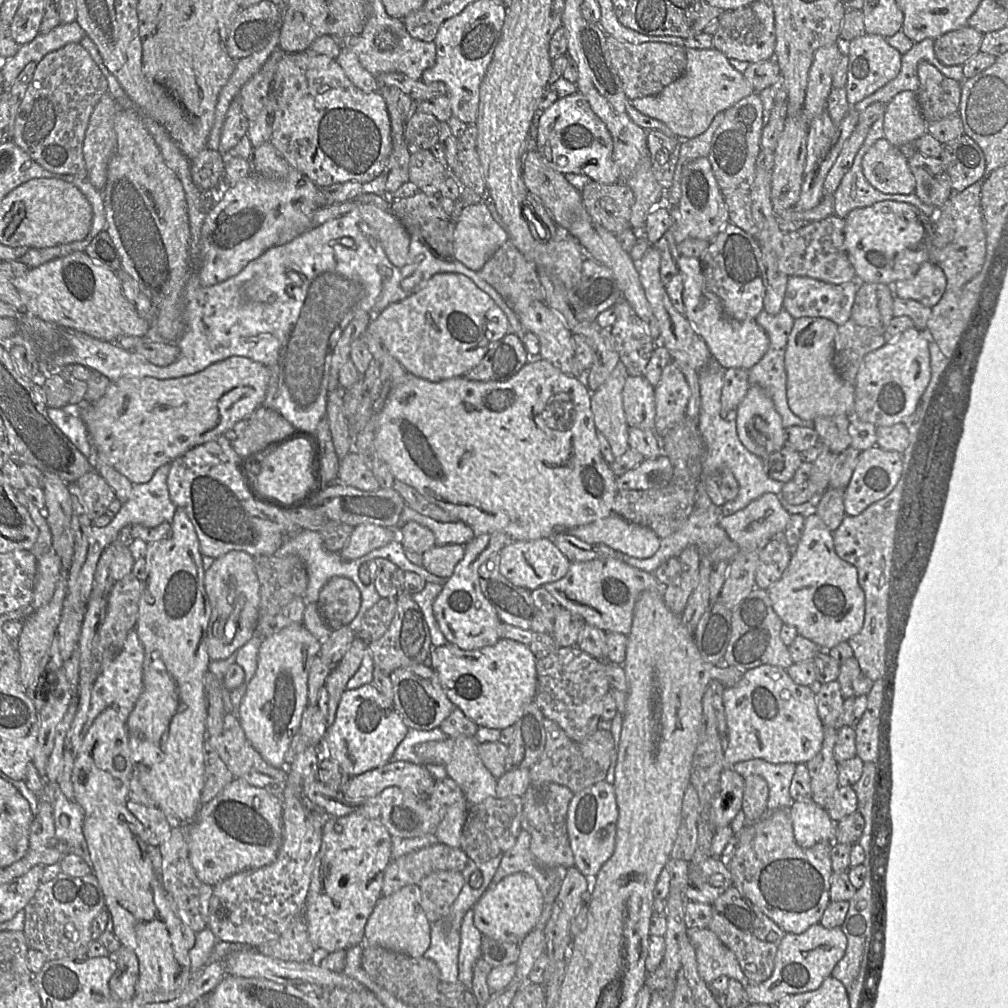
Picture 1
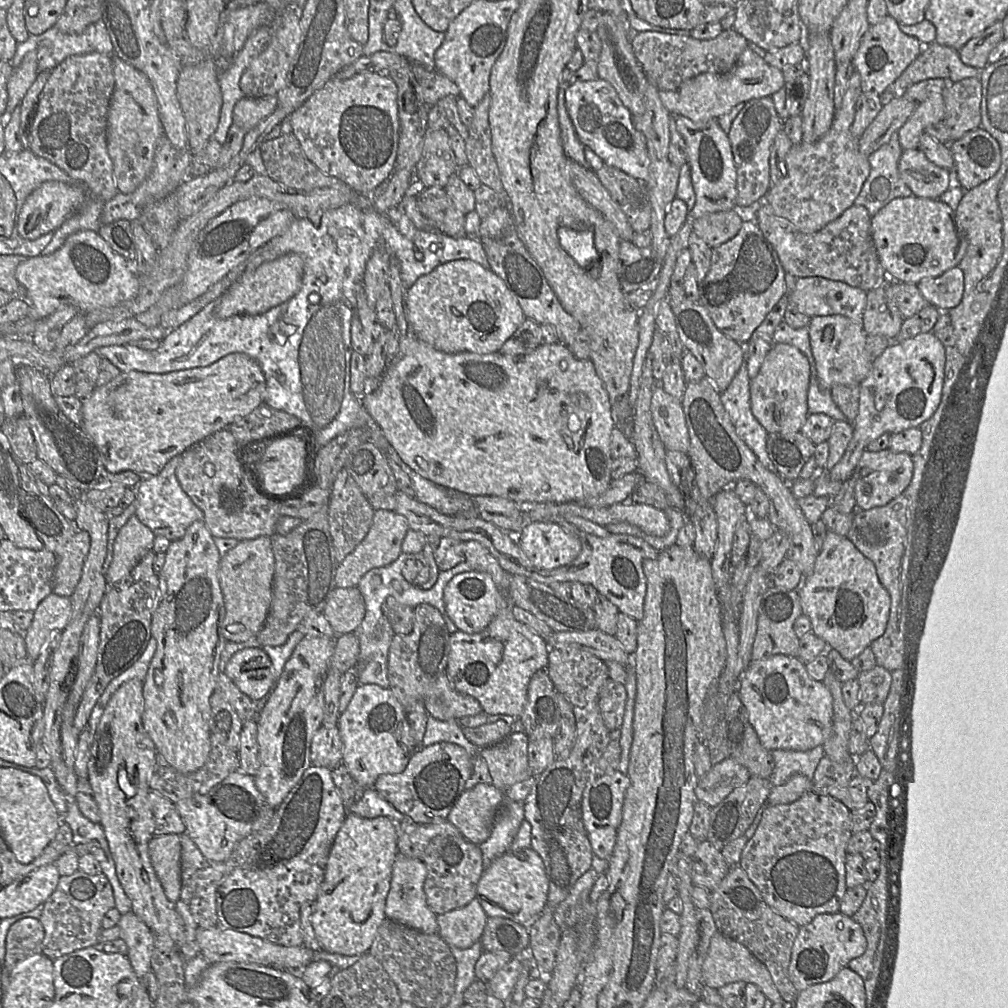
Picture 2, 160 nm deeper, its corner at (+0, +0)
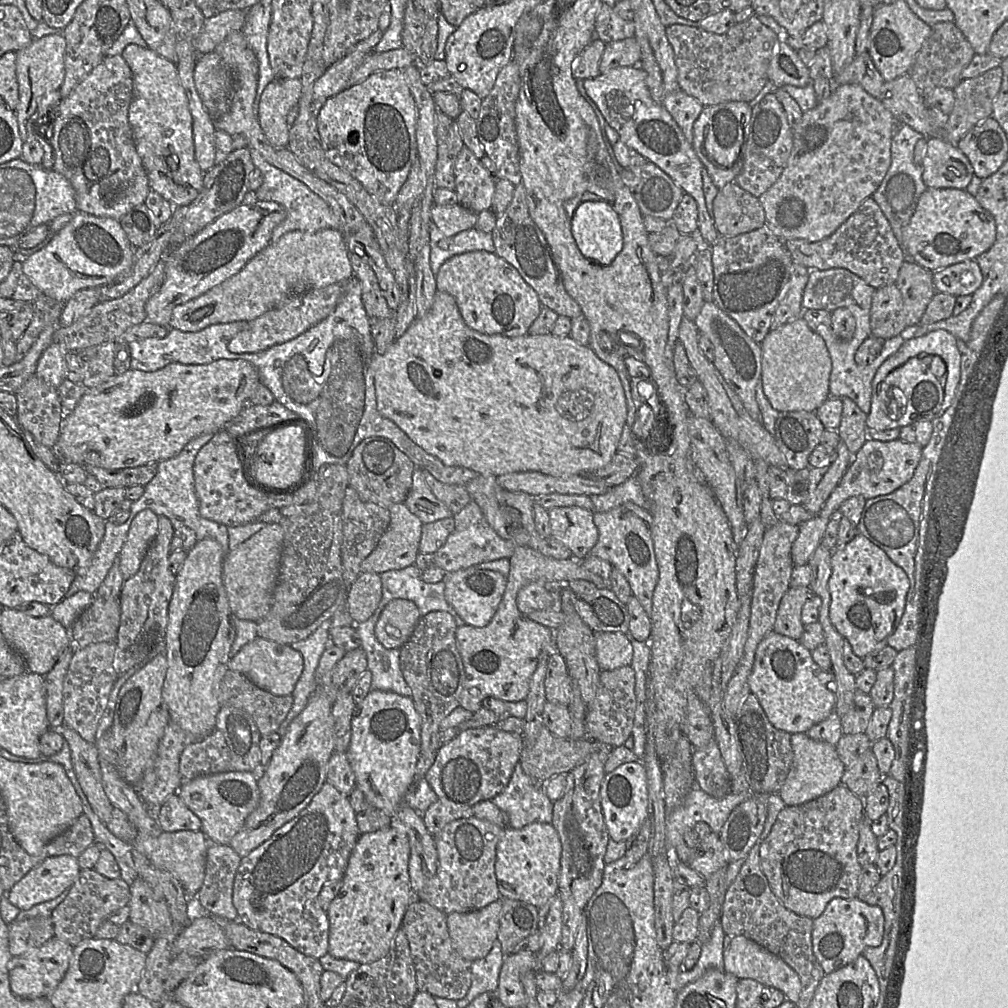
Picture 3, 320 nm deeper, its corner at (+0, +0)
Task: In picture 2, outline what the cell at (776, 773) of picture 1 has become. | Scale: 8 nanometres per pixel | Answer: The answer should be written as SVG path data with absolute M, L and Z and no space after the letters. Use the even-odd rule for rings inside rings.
M819 745L807 751L773 750L771 755L774 769L768 780L776 787L797 774L811 779L825 753L823 745Z

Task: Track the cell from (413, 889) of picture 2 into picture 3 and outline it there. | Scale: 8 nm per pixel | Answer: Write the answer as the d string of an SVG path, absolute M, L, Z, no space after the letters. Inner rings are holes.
M371 690L355 709L351 725L351 740L346 755L355 775L356 787L365 795L367 801L389 817L397 818L406 826L410 845L408 872L412 890L416 895L434 876L438 866L434 836L428 832L423 822L423 814L403 803L404 796L416 779L416 764L420 751L421 719L412 698L388 691Z

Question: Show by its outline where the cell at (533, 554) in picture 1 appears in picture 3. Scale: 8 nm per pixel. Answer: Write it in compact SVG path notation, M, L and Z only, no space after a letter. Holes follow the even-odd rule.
M569 506L549 510L552 538L567 546L573 557L585 558L598 541L594 512Z

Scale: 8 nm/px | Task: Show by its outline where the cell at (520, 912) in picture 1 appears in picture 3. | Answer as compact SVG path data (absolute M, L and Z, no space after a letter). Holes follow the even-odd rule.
M532 823L520 829L507 827L496 847L495 875L501 898L527 902L538 908L545 905L557 895L561 849L559 835L551 823Z

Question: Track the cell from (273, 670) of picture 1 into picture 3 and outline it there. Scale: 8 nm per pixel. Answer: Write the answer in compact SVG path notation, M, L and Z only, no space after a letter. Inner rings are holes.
M329 645L325 649L315 671L314 691L305 708L288 725L280 745L274 750L263 775L258 779L259 804L229 843L241 858L247 856L267 841L277 829L295 818L309 805L327 781L328 761L335 752L334 719L328 697L331 672L346 652L336 645Z

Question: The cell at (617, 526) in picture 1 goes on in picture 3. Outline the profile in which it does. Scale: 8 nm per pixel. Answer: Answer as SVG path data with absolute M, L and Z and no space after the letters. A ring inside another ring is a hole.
M471 566L447 573L444 578L446 601L454 608L465 624L486 626L494 616L506 587L506 577L501 573Z

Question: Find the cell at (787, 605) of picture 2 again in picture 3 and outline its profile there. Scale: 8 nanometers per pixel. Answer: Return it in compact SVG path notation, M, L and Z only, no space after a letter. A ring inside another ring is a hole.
M790 588L780 601L772 631L798 641L805 627L801 621L802 609L812 597L809 588Z

